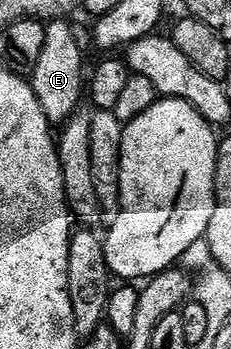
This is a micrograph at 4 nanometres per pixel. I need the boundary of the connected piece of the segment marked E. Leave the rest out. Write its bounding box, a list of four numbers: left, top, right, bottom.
[30,20,86,127]

